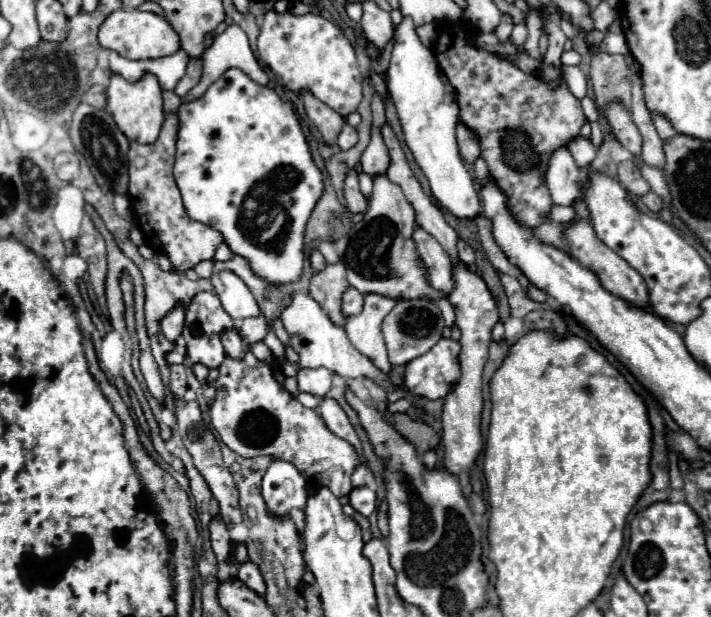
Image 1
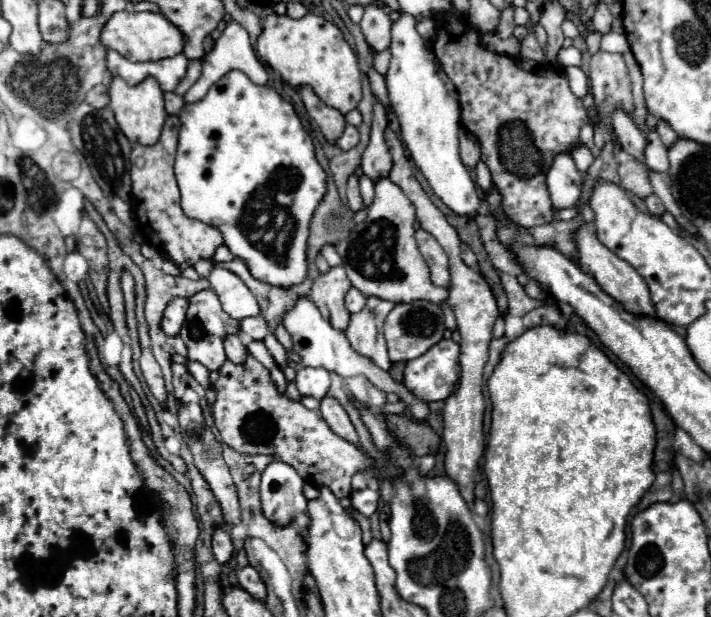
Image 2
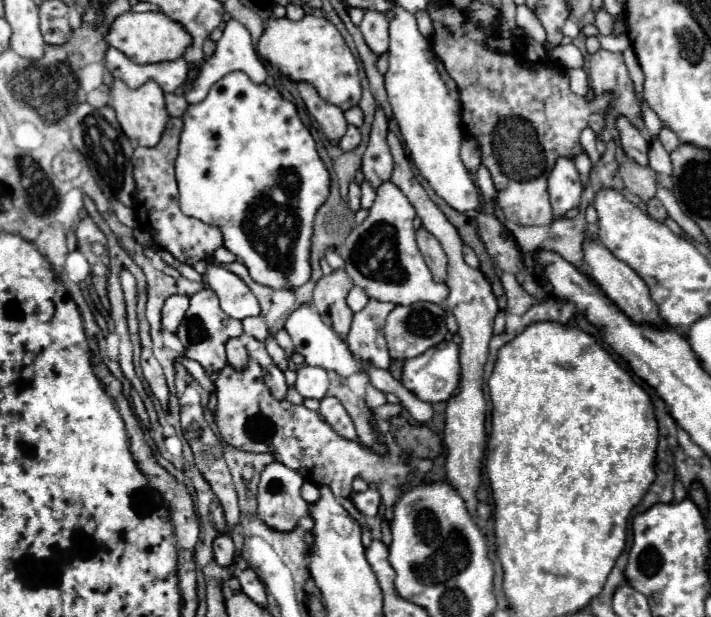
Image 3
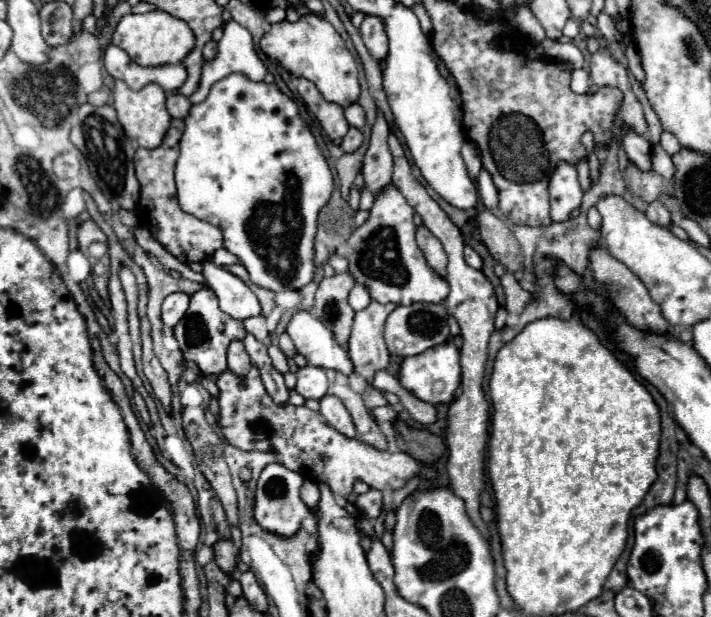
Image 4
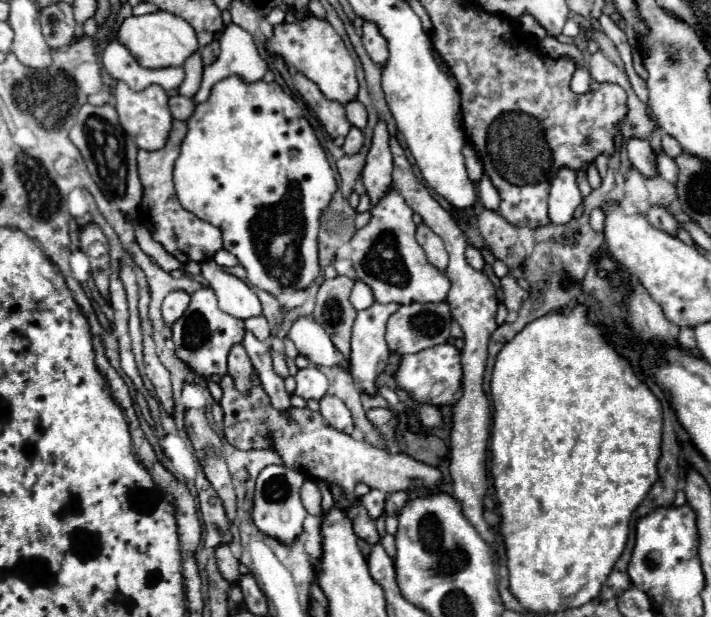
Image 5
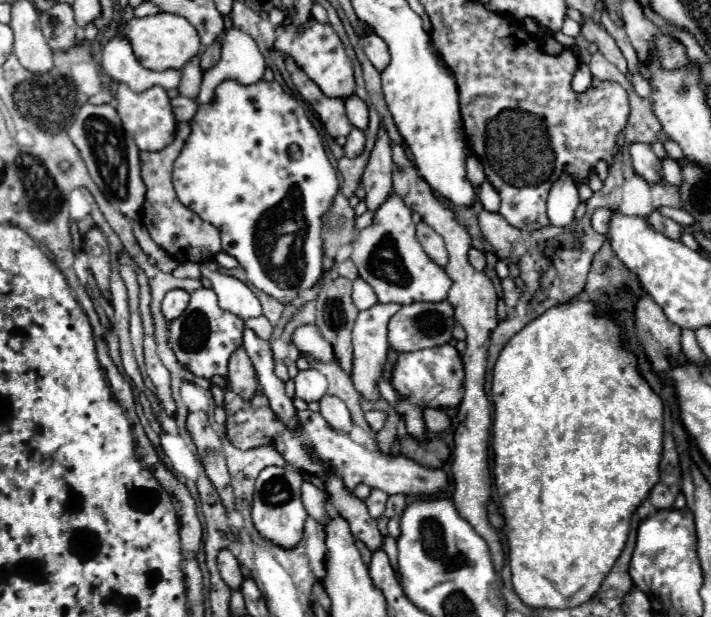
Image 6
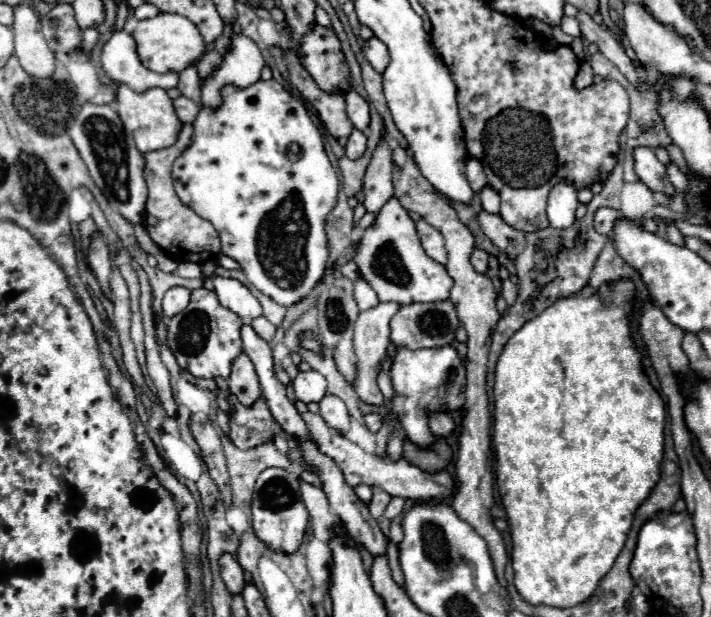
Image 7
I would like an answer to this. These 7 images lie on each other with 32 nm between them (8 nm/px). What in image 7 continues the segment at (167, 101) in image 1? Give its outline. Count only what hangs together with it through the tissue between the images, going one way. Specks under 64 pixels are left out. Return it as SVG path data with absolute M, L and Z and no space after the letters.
M178 96L174 100L174 108L176 108L176 114L182 122L194 122L198 116L198 110L200 110L200 106L186 96Z

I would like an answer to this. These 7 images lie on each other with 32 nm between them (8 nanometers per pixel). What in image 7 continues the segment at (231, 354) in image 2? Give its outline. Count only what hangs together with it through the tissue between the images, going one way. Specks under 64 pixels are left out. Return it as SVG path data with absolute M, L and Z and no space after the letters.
M240 354L234 360L232 374L230 374L228 382L230 382L232 396L236 396L240 400L240 404L244 404L246 408L250 408L256 400L262 398L256 370L254 370L254 366L246 354Z

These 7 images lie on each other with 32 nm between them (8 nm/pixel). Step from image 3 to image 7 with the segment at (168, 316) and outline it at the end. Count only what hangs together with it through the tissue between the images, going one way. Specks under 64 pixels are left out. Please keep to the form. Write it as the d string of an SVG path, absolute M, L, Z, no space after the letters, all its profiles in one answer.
M176 286L176 288L170 288L164 294L162 308L164 308L164 312L168 316L176 316L176 314L180 314L188 306L188 302L190 302L190 290Z

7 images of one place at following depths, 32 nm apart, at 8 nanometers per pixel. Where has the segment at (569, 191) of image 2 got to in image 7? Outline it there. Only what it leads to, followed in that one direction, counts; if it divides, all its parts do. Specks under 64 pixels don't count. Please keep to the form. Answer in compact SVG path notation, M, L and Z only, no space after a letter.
M558 184L552 188L548 198L548 220L552 228L564 230L574 224L576 206L578 206L576 194L578 192L568 184Z

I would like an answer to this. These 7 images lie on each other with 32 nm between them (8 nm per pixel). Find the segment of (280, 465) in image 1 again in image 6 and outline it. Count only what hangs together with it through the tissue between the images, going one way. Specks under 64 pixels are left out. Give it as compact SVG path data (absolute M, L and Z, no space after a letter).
M268 466L260 472L260 476L256 478L252 520L254 520L254 528L264 540L282 548L294 548L302 540L308 512L300 500L300 486L302 486L302 474L292 468Z

